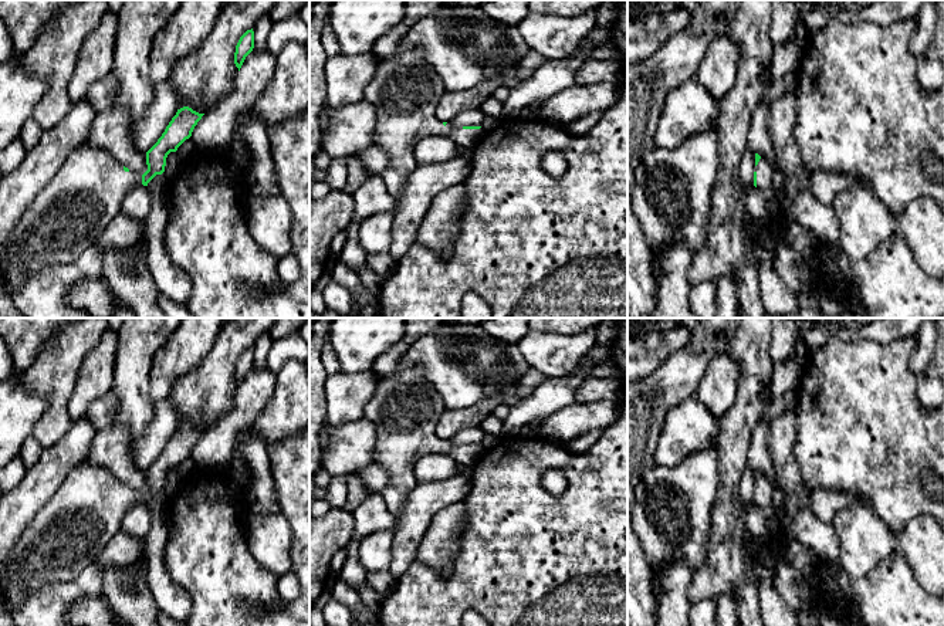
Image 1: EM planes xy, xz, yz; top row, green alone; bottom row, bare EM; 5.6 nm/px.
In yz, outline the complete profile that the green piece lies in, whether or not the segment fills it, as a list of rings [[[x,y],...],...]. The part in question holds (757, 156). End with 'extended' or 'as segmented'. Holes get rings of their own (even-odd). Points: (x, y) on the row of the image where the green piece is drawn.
[[[755,153],[754,186],[761,190],[771,190],[774,172],[772,163]]]; extended

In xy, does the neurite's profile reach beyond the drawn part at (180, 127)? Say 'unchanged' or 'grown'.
grown

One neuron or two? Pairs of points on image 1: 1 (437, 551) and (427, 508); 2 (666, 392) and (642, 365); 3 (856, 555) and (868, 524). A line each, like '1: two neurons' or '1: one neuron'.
1: two neurons
2: two neurons
3: one neuron

